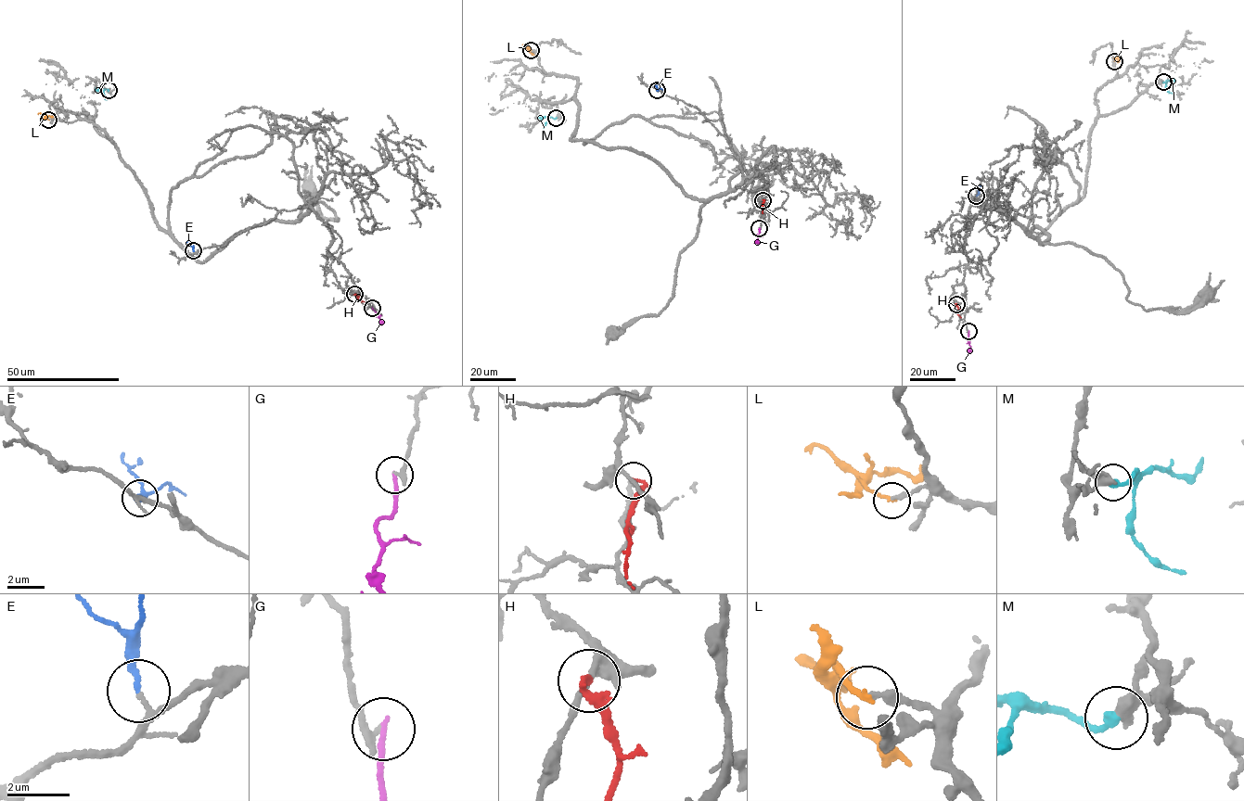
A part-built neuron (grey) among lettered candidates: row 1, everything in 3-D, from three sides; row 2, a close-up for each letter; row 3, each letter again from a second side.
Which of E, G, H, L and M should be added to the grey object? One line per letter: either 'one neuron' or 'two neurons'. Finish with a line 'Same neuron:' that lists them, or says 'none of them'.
E: one neuron
G: two neurons
H: two neurons
L: one neuron
M: one neuron
Same neuron: E, L, M

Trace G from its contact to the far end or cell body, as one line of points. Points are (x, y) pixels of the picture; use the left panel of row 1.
G: (372, 308), (380, 324)

